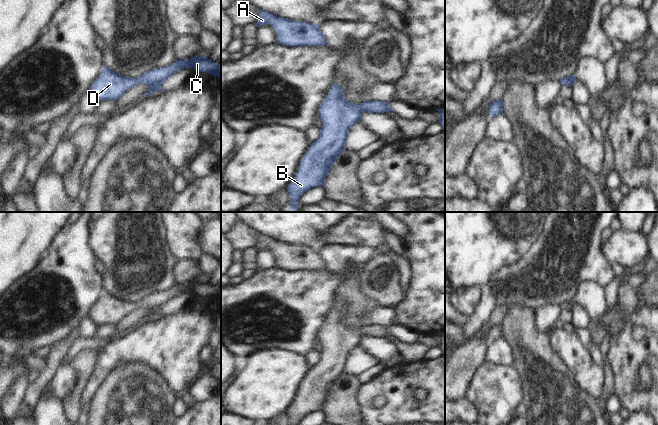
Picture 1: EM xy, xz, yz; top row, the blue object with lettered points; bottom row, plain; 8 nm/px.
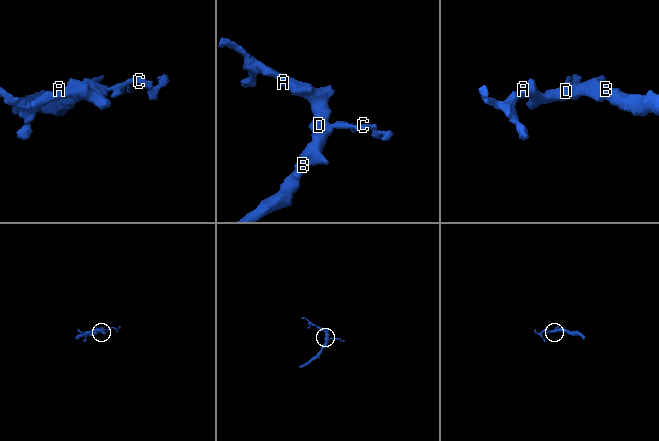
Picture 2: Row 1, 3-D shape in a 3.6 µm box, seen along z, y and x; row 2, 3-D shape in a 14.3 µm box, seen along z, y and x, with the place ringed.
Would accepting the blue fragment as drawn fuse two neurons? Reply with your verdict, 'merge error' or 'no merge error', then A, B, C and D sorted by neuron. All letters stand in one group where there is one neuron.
no merge error | A B C D

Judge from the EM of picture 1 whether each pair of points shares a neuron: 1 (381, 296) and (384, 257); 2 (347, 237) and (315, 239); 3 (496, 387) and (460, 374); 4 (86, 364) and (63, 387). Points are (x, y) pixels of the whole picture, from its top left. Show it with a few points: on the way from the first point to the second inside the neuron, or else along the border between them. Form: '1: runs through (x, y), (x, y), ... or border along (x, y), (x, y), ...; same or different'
1: runs through (383, 286), (383, 267); same
2: border along (343, 222), (331, 230), (327, 240), (328, 244); different
3: border along (485, 361), (475, 372), (464, 397); different
4: border along (70, 363), (77, 373), (77, 384), (69, 395); different

